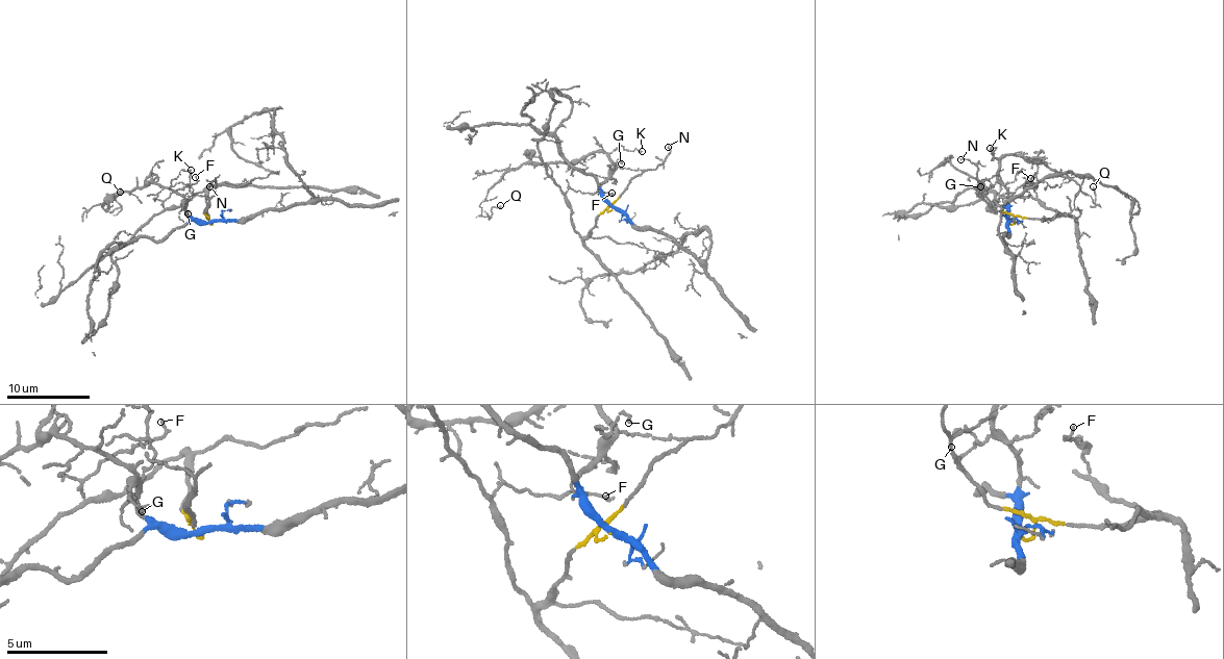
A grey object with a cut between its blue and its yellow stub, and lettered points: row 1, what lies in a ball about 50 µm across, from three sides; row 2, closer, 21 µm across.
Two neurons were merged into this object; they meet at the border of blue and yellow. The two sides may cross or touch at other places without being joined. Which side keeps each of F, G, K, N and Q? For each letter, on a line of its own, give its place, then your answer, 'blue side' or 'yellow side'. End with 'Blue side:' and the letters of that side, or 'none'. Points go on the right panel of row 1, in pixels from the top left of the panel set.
F: (1030, 178) | yellow side
G: (980, 186) | blue side
K: (990, 148) | blue side
N: (960, 159) | yellow side
Q: (1093, 186) | blue side
Blue side: G, K, Q

